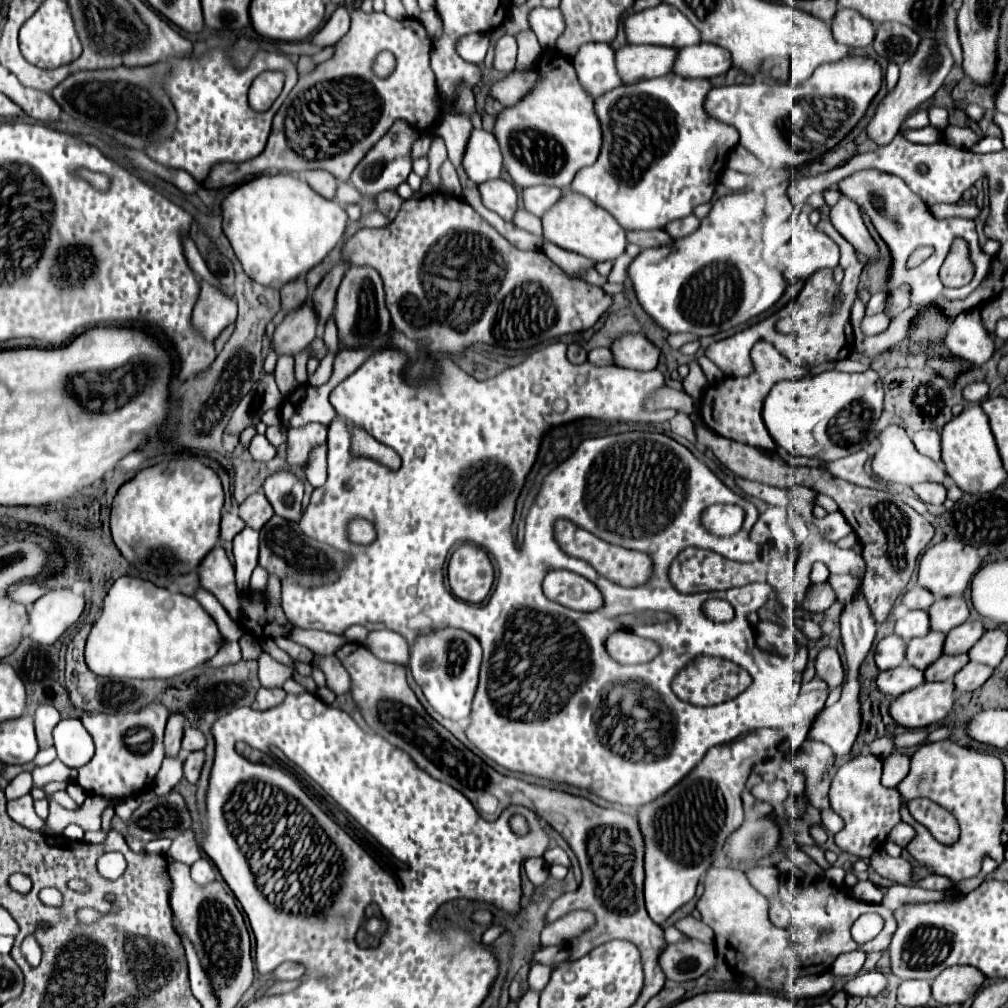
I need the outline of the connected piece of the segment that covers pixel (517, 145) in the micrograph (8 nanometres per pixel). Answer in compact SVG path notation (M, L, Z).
M550 52L550 56L542 54L536 70L542 72L546 80L542 80L542 84L538 84L538 88L534 88L534 92L530 92L530 96L522 100L522 104L504 108L500 112L494 126L494 136L502 148L504 168L510 172L512 180L518 186L528 188L536 184L546 184L546 186L558 186L562 190L568 190L576 172L598 160L598 154L602 148L600 120L594 110L594 100L586 96L586 92L582 92L578 84L572 60L562 60L562 56L558 56L556 52Z

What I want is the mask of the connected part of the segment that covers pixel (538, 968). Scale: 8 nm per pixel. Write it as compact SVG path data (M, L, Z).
M534 964L528 974L528 988L534 992L542 992L550 980L550 966Z

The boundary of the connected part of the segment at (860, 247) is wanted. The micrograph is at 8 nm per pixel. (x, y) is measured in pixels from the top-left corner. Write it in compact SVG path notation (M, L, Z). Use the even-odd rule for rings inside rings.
M842 196L840 202L832 208L830 220L834 228L856 248L860 256L864 256L868 262L876 262L880 258L878 244L872 240L868 228L862 222L860 208L852 200Z

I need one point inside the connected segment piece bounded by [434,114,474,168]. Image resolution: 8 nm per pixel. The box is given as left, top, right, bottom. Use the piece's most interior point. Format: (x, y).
(455, 128)

